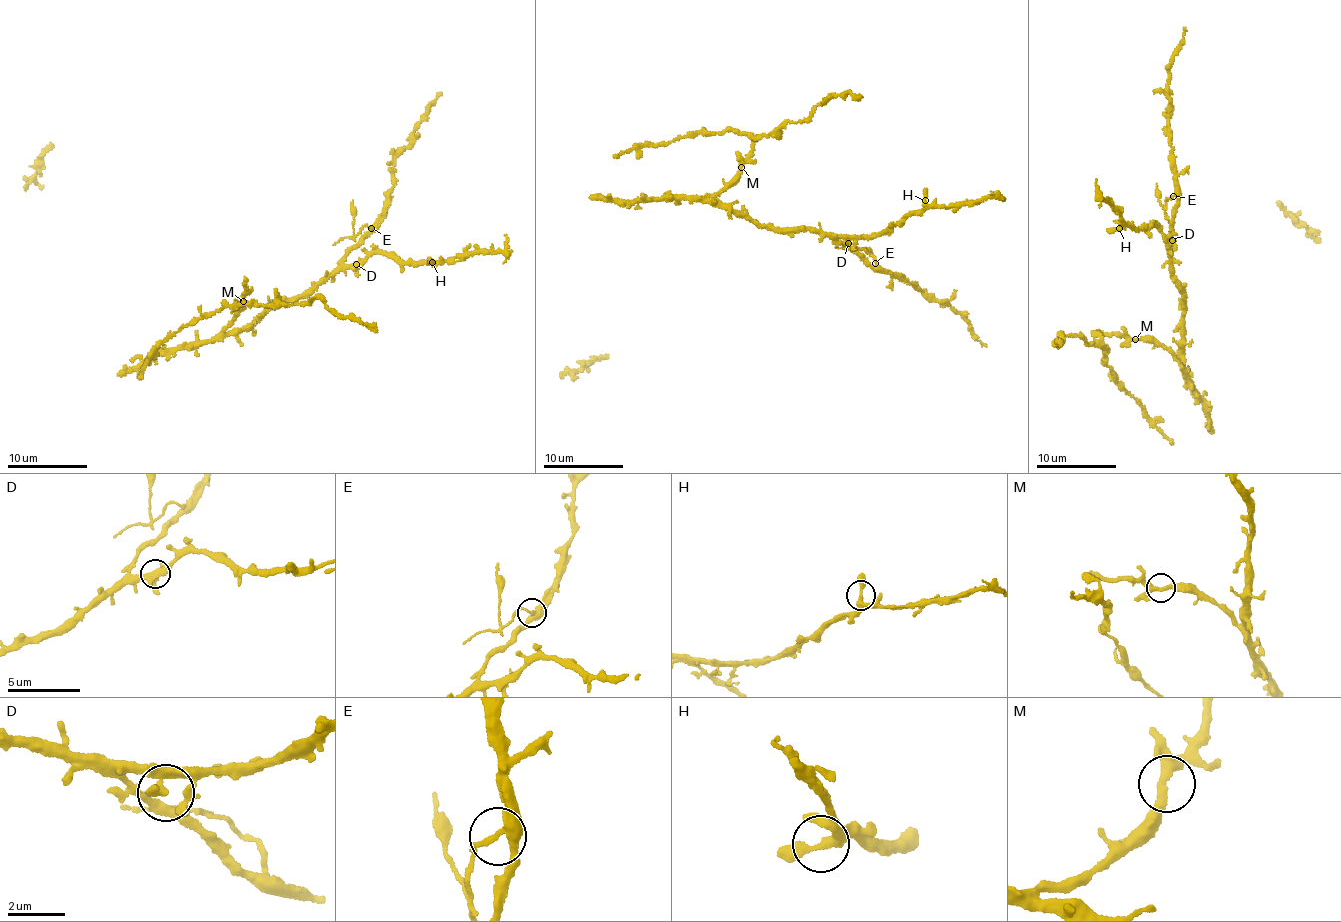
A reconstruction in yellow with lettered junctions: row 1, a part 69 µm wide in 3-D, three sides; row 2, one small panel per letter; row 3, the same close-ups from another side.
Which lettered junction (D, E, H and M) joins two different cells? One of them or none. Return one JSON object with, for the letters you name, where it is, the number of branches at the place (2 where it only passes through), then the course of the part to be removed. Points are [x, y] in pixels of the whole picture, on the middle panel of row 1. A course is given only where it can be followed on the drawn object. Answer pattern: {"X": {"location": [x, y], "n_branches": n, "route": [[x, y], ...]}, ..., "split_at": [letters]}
{"E": {"location": [875, 263], "n_branches": 3, "route": [[876, 263], [871, 255], [859, 248], [872, 253]]}, "split_at": ["E"]}

